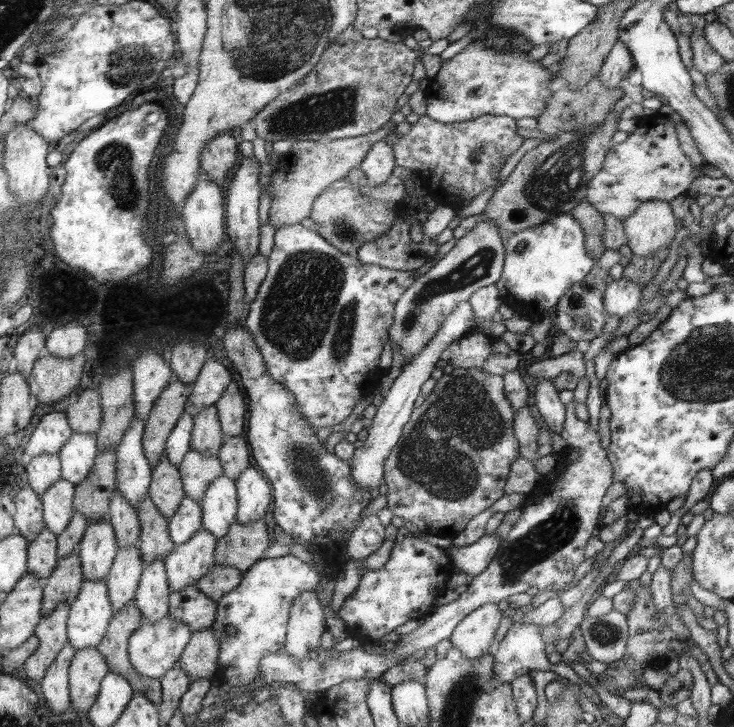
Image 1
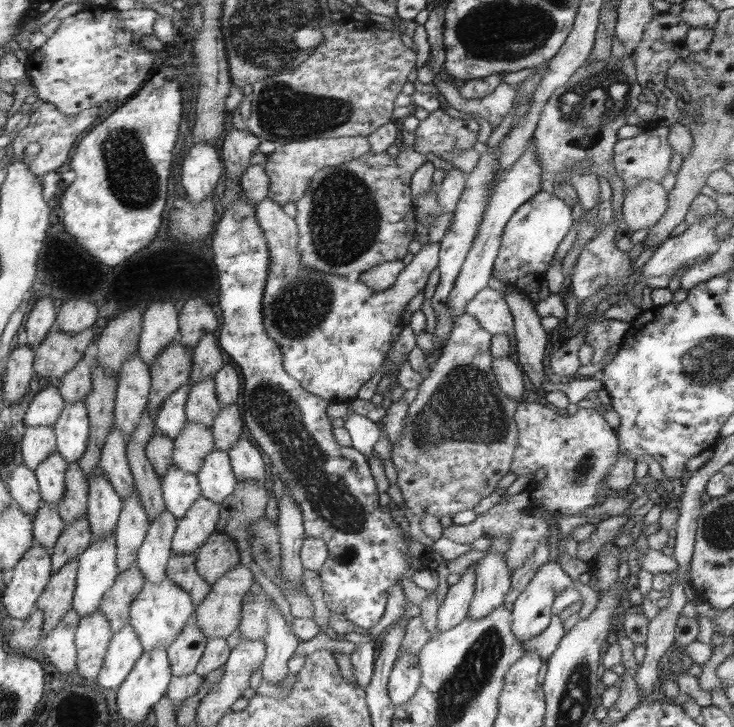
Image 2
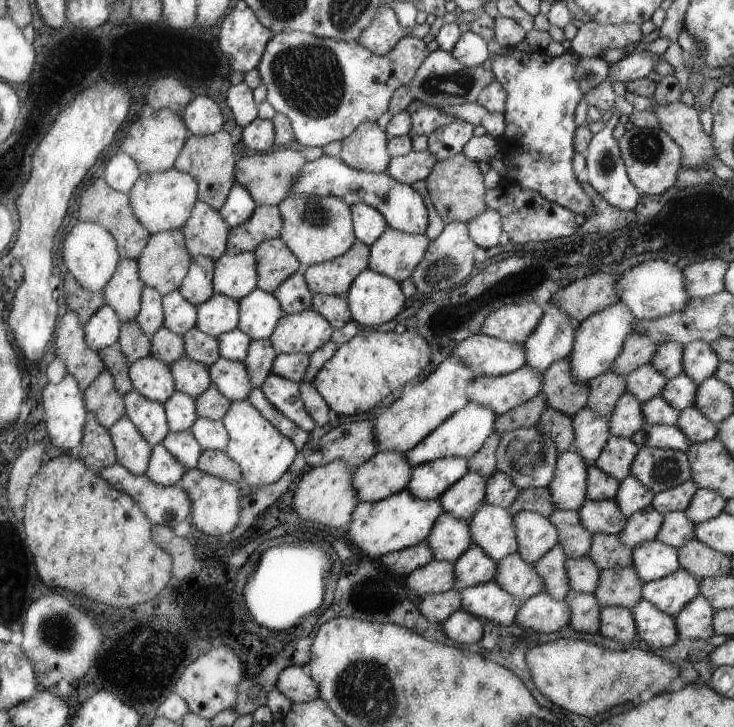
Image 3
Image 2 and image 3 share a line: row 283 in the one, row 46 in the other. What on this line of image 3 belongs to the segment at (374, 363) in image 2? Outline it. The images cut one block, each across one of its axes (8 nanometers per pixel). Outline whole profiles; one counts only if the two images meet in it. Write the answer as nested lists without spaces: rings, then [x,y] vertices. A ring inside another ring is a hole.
[[[292,30],[275,34],[268,42],[256,70],[267,87],[265,100],[277,113],[285,114],[290,119],[295,139],[303,146],[323,148],[331,142],[346,140],[363,122],[376,124],[376,120],[386,112],[392,94],[416,76],[420,64],[429,54],[426,42],[419,35],[407,35],[388,54],[380,55],[359,41],[318,38],[314,34]]]

